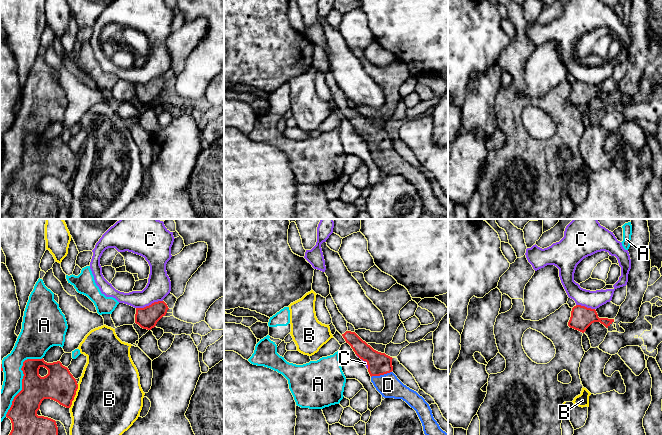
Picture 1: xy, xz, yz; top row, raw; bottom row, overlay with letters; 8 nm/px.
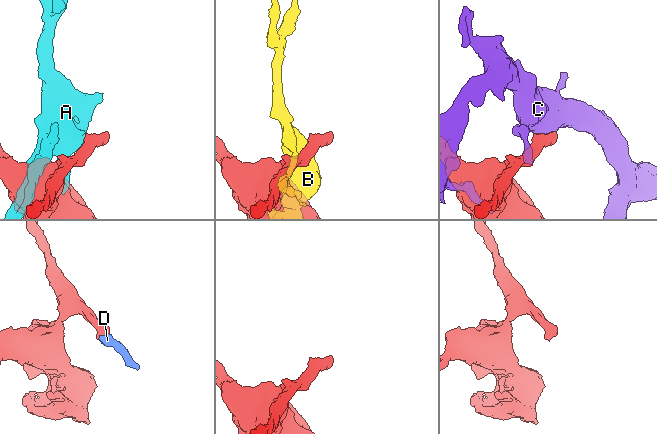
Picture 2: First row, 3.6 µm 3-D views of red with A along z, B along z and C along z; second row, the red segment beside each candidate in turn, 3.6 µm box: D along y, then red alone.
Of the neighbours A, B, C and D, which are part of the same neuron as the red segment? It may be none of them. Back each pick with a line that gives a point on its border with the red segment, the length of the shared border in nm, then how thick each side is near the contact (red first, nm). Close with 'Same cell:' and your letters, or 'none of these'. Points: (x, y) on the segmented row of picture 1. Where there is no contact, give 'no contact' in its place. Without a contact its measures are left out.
D: meets red in xz at (381, 374); contact 180 nm long; 180 nm thick on the red side, 190 nm on the other
Same cell: D

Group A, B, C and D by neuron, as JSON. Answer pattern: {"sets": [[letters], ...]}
{"sets": [["A"], ["B"], ["C"], ["D"]]}

